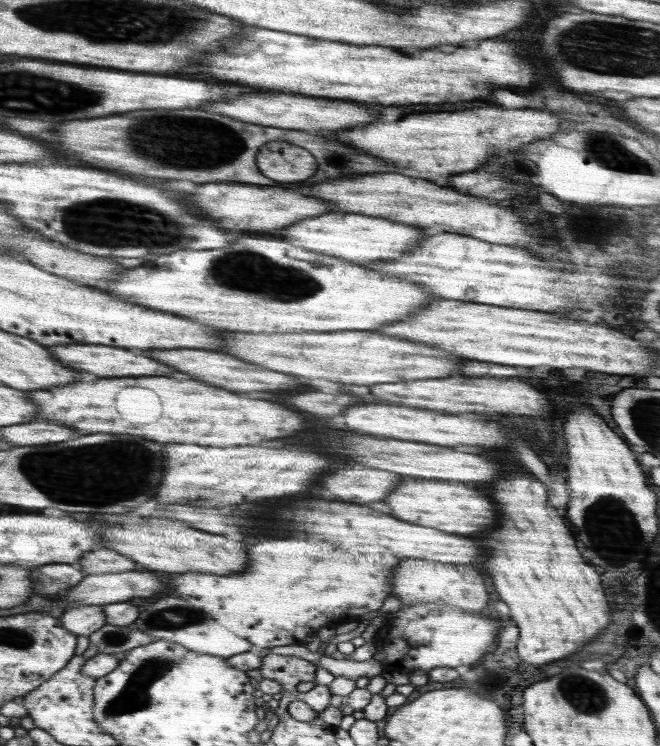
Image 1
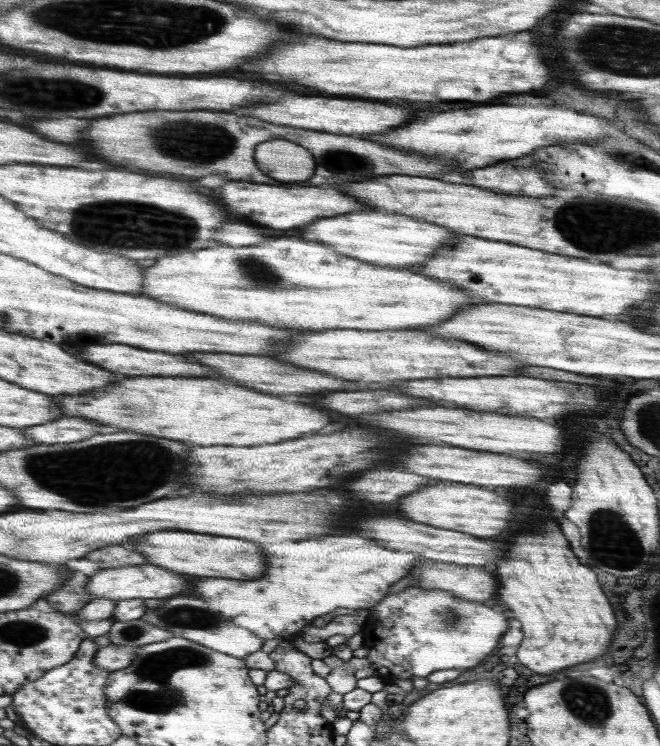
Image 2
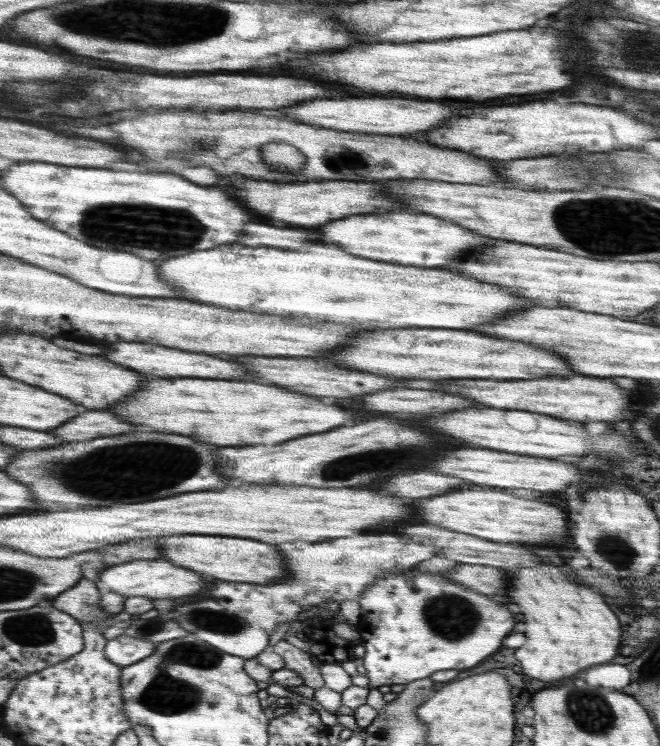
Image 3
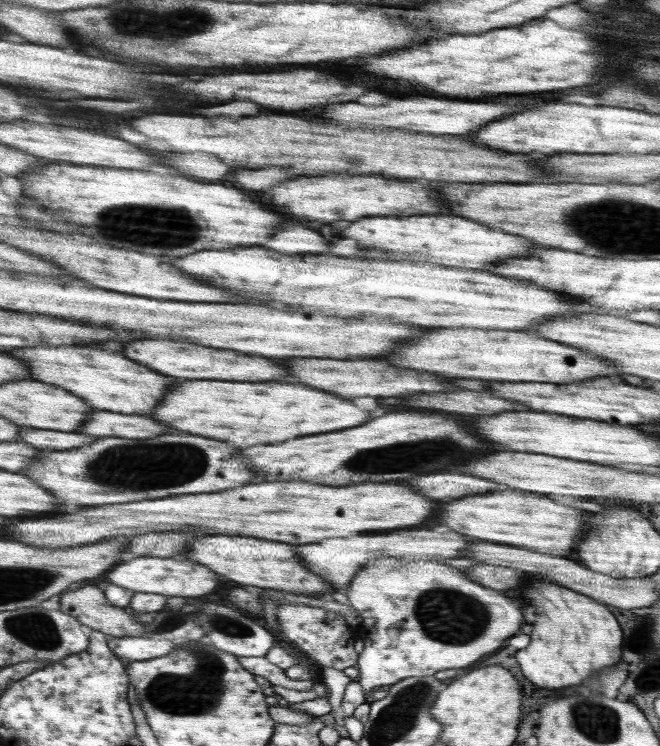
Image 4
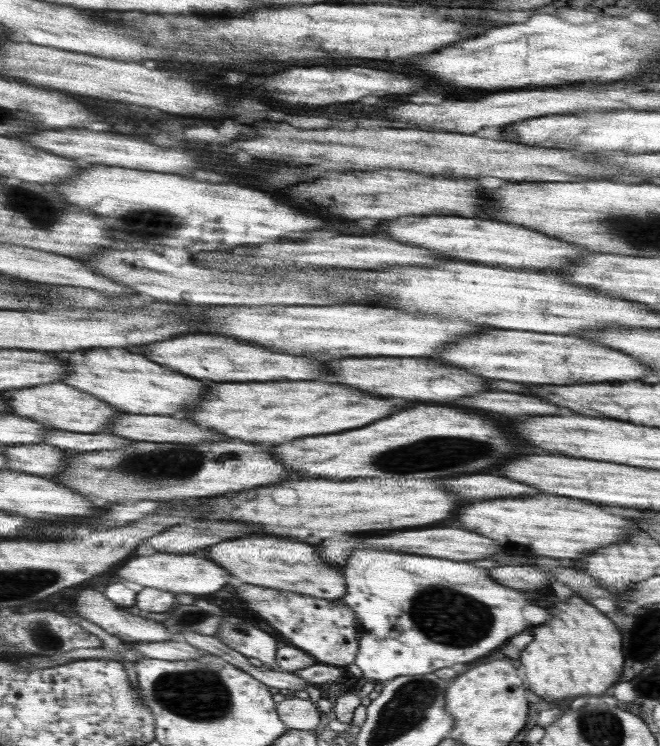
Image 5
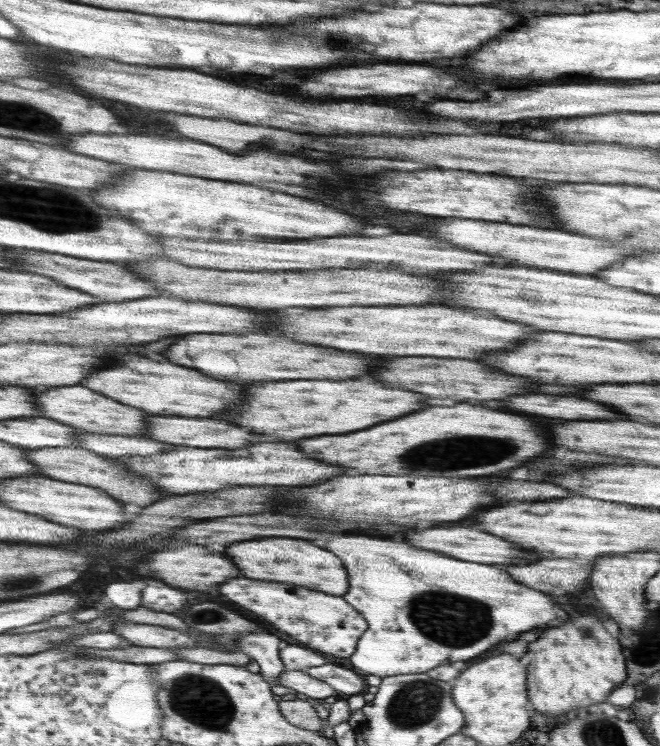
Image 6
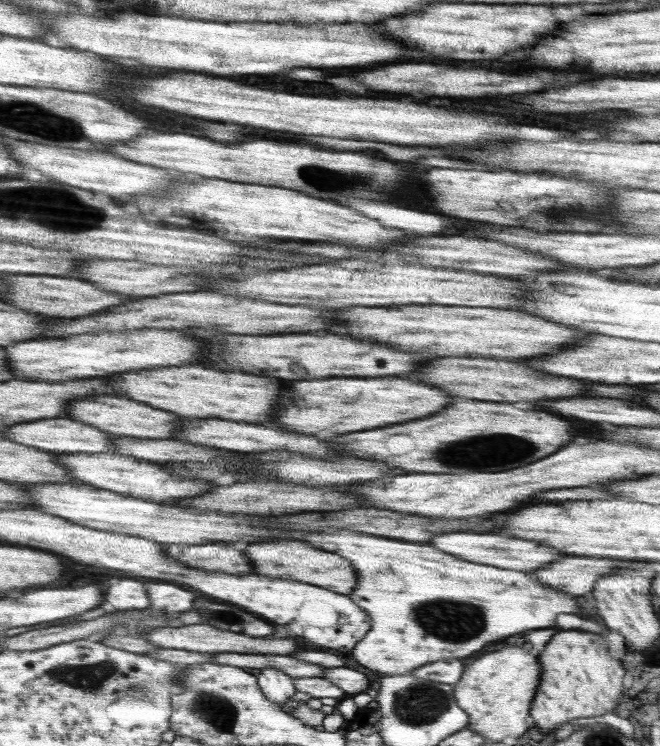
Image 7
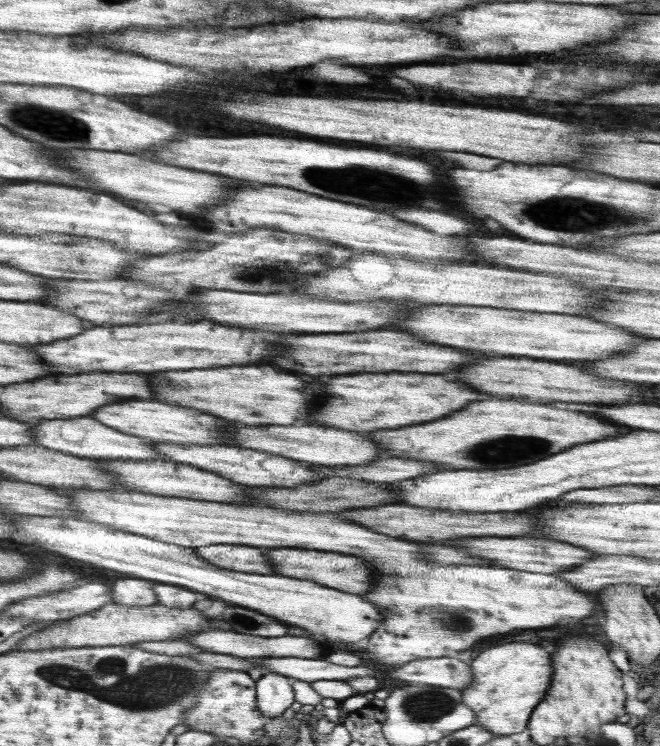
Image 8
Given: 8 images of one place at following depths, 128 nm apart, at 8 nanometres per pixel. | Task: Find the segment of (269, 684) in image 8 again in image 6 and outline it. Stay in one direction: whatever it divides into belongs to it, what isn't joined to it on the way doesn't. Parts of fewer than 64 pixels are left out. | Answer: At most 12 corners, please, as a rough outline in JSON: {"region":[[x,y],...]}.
{"region":[[244,634],[238,650],[256,660],[271,686],[285,670],[278,658],[280,638]]}

